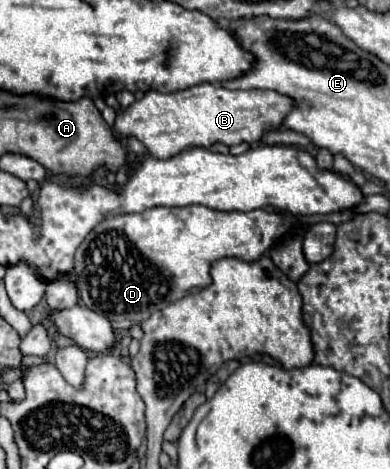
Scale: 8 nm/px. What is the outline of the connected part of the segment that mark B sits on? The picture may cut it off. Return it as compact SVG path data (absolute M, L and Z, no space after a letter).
M209 82L191 86L191 88L185 88L185 90L169 92L169 94L149 90L149 92L145 92L145 96L141 100L135 100L123 114L119 112L115 95L108 95L104 100L109 107L117 110L117 120L115 120L115 126L113 126L117 136L119 138L135 136L139 142L145 144L145 148L155 158L171 158L177 152L181 152L183 148L193 148L193 146L209 148L215 142L223 142L227 146L241 144L241 142L257 144L257 142L261 142L263 134L283 128L283 120L287 118L287 114L295 106L293 98L279 94L275 90L229 90L221 84L209 84Z

